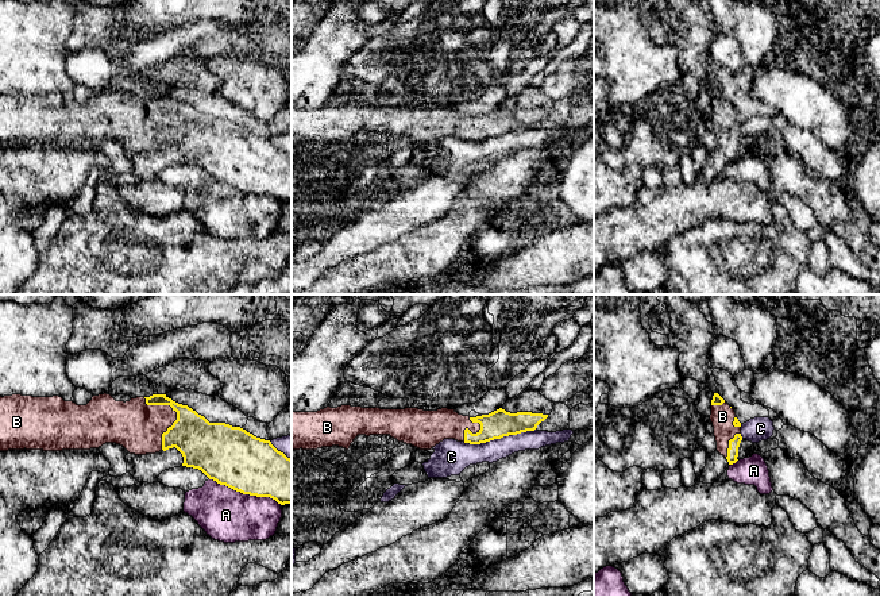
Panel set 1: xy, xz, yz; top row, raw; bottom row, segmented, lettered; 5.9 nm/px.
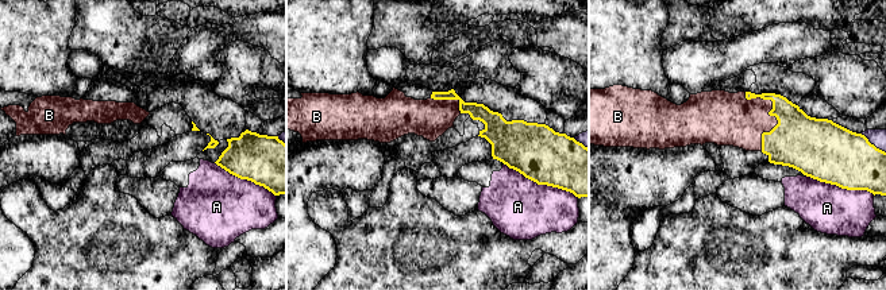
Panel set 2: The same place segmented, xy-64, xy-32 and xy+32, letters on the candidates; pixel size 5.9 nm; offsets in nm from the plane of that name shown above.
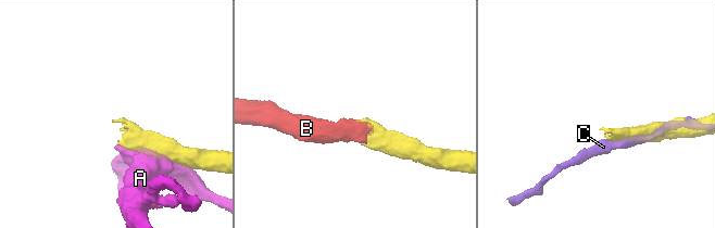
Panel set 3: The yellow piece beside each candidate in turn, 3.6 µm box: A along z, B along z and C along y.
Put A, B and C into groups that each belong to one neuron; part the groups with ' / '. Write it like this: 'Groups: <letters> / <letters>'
Groups: A / B / C

